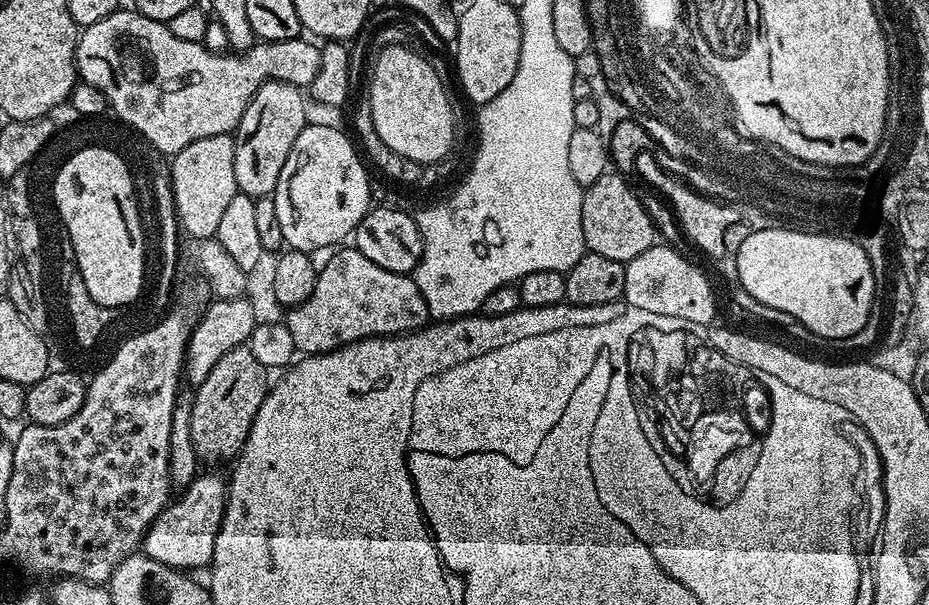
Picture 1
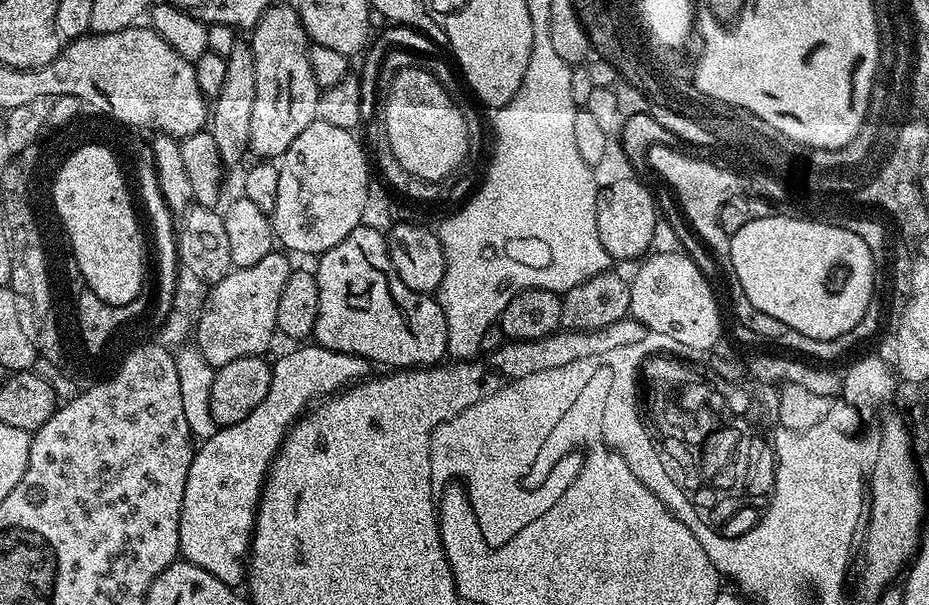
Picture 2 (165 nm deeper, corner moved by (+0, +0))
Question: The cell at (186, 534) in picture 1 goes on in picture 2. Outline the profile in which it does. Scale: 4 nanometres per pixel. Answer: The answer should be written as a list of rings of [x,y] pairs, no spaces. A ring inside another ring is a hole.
[[[304,342],[293,348],[296,348],[293,352],[274,360],[270,390],[266,390],[266,398],[258,402],[256,409],[246,414],[242,422],[217,427],[216,433],[192,453],[178,526],[180,556],[202,566],[206,574],[214,574],[218,582],[233,586],[245,583],[246,561],[252,547],[260,489],[288,429],[313,402],[327,398],[369,375],[369,361],[360,356],[326,350],[315,342]]]

